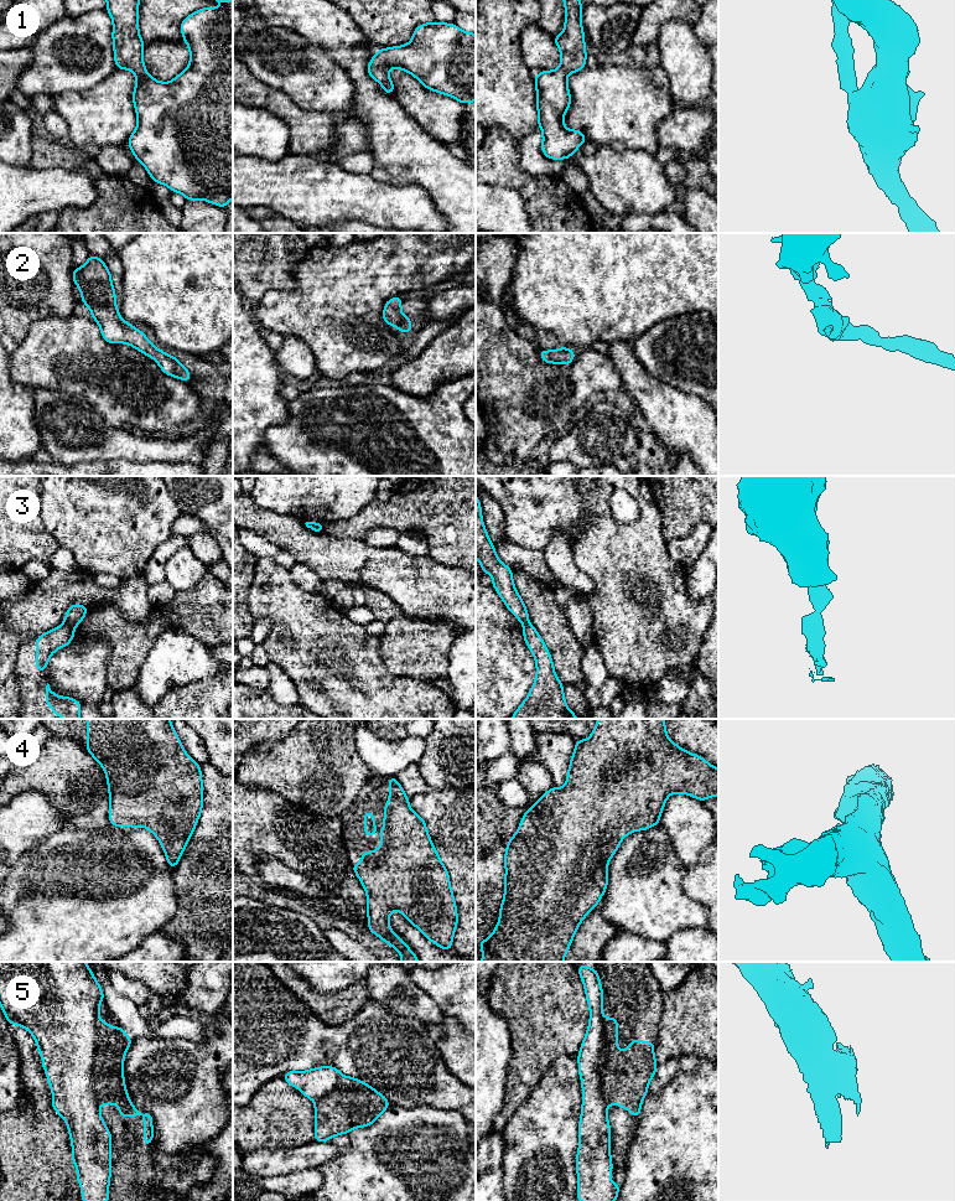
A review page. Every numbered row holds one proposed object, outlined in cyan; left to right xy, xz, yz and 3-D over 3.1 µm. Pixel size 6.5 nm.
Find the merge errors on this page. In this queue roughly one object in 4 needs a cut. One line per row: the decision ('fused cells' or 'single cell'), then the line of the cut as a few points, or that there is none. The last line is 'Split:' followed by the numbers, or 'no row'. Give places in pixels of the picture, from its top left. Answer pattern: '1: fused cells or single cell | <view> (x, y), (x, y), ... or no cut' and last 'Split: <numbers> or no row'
1: single cell | no cut
2: single cell | no cut
3: fused cells | xy (65, 621), (73, 627)
4: single cell | no cut
5: fused cells | yz (601, 1010), (592, 1021), (606, 1050), (597, 1078), (607, 1106)
Split: 3, 5

